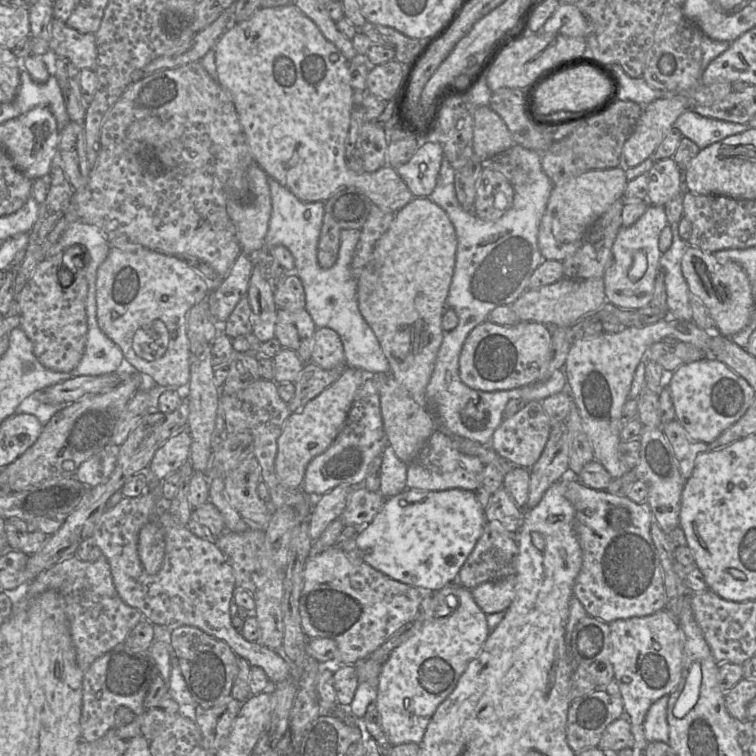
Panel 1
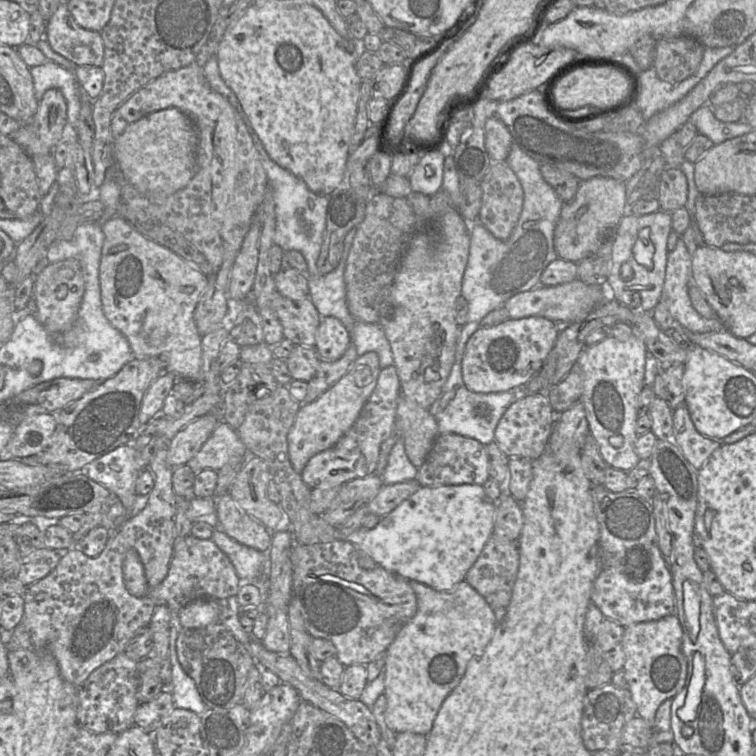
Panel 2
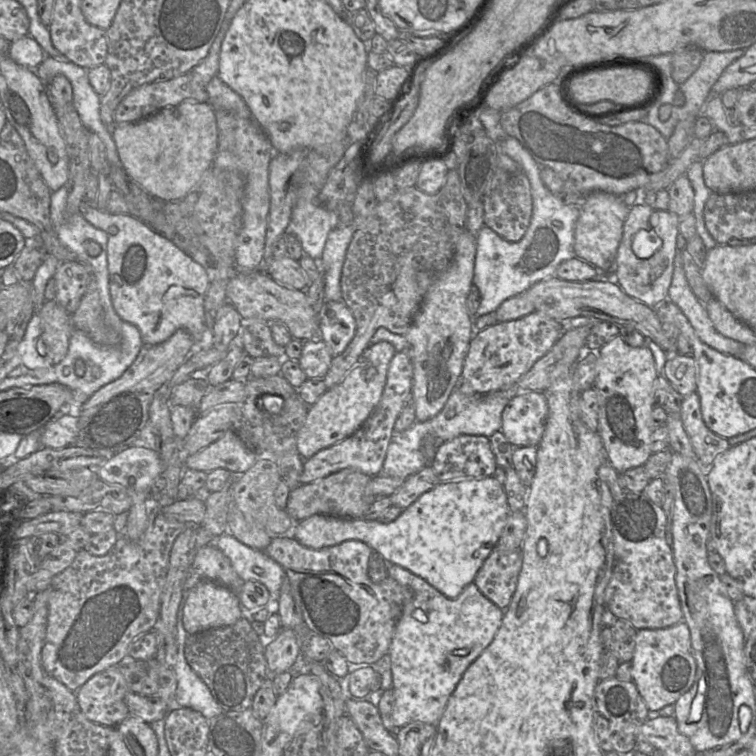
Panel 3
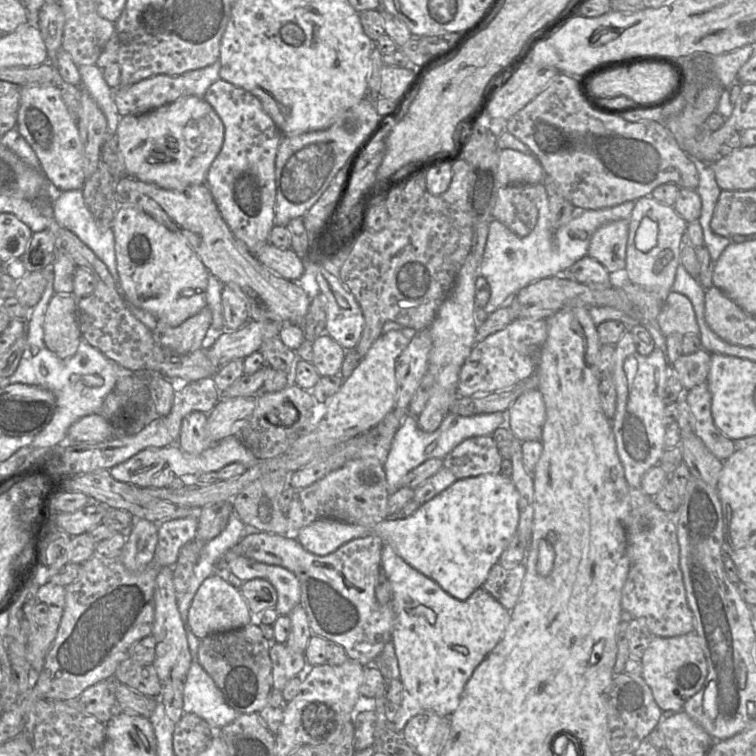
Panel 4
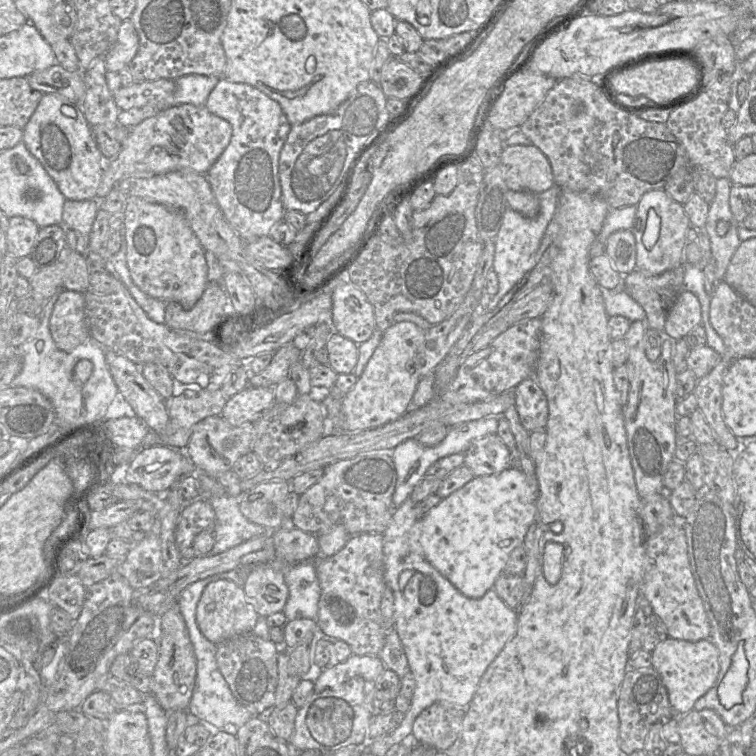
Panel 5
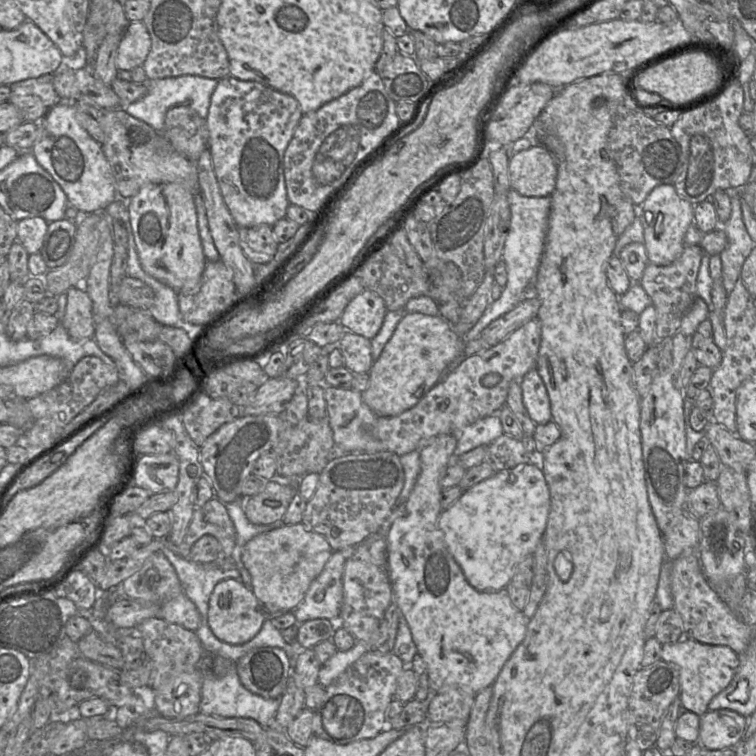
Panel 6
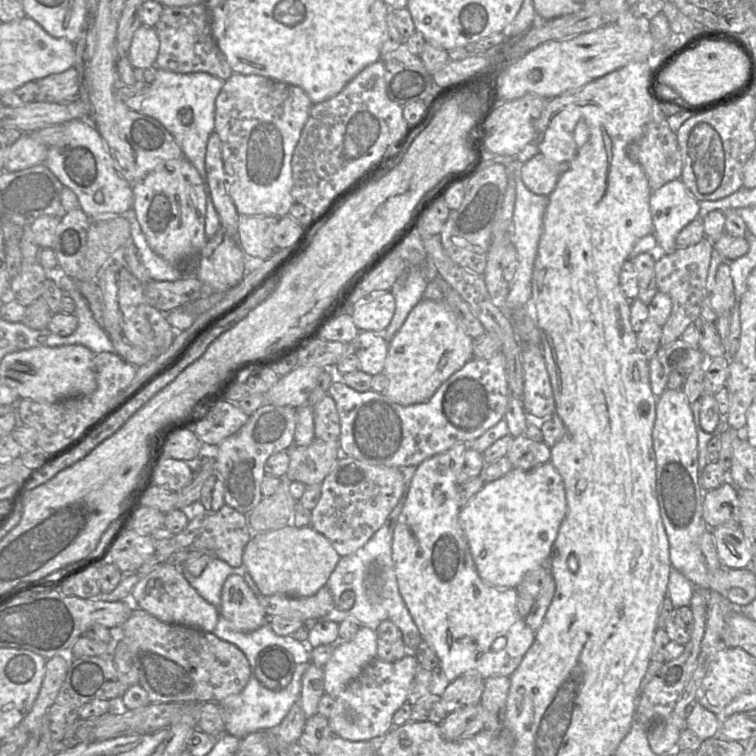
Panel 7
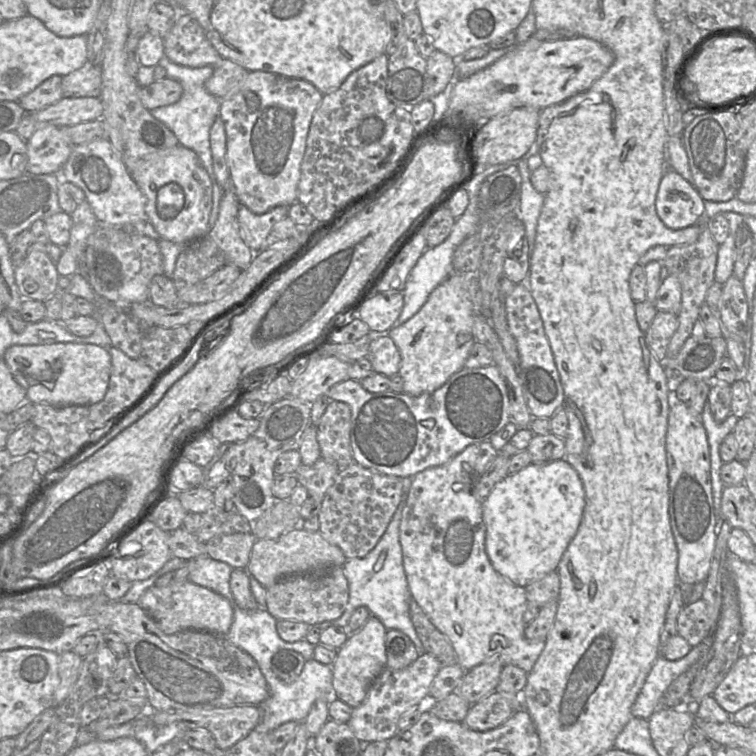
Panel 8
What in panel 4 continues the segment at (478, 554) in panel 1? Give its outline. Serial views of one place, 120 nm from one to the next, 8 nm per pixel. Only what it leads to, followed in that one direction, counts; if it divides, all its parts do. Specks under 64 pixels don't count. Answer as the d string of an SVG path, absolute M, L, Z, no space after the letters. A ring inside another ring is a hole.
M498 562L490 569L482 588L511 611L518 601L525 572L524 562L512 568L504 568Z

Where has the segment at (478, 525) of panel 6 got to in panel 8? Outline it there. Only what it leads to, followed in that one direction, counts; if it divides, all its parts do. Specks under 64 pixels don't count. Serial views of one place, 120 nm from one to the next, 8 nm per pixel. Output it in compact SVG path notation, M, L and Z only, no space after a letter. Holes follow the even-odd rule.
M564 459L531 463L498 482L482 500L486 527L485 549L494 569L514 584L526 587L549 572L557 571L559 562L580 525L585 507L585 491L577 471Z

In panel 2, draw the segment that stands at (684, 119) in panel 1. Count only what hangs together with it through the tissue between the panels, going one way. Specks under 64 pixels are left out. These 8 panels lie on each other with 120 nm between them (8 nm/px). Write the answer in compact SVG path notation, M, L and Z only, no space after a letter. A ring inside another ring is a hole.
M703 105L689 118L697 129L698 134L708 137L714 145L721 144L727 140L743 136L752 128L746 122L726 123L715 118L712 107Z

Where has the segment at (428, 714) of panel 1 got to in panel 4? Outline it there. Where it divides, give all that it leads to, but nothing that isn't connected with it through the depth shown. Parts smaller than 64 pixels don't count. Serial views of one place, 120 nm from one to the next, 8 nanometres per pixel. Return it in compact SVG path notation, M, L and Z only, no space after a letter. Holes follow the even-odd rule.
M384 543L382 548L381 569L393 591L394 624L391 640L398 660L399 679L403 685L402 703L393 723L393 731L402 733L409 720L420 713L430 711L450 717L455 712L474 670L501 640L510 622L510 611L482 587L464 601L455 599L435 581L407 564L388 543Z

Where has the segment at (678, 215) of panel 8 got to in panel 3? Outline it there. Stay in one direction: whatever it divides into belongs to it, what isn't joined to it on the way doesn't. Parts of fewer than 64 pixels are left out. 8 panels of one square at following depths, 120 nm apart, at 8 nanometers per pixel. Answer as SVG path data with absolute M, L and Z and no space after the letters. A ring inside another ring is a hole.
M641 201L630 207L615 258L616 282L627 295L651 308L668 300L679 233L678 215L654 209Z

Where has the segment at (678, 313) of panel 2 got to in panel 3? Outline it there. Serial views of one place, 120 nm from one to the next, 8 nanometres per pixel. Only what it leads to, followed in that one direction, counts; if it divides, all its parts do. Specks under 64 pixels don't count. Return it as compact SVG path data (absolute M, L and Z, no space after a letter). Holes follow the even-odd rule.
M683 251L675 256L667 299L679 307L704 344L723 354L740 356L746 345L721 335L713 326L704 304L691 290L684 271Z

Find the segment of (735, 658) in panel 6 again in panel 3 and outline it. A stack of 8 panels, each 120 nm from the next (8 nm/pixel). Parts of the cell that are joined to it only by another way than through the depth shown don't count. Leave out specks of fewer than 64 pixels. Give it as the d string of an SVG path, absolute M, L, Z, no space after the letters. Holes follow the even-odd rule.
M682 620L667 628L637 630L631 663L632 681L651 714L675 704L694 684L697 670L687 623Z

